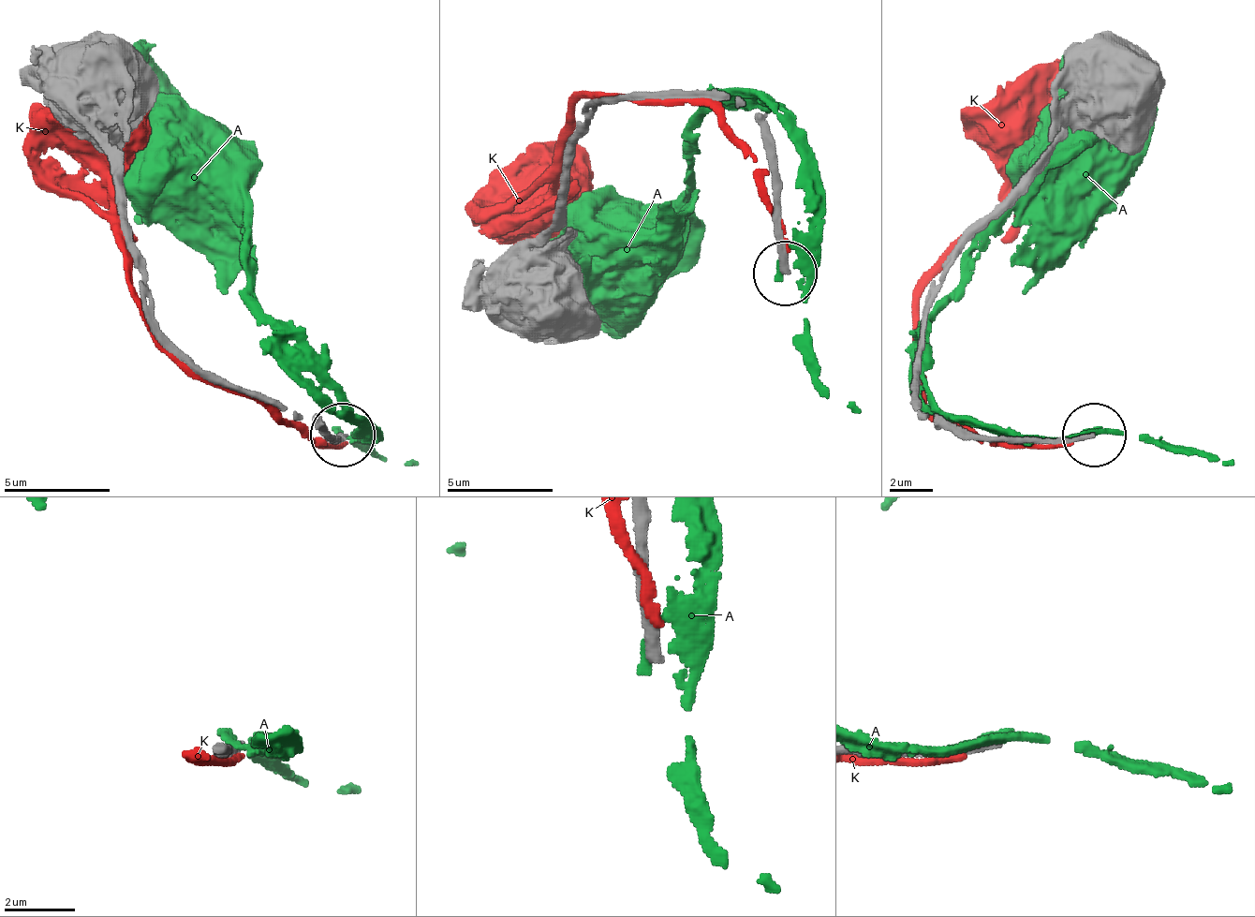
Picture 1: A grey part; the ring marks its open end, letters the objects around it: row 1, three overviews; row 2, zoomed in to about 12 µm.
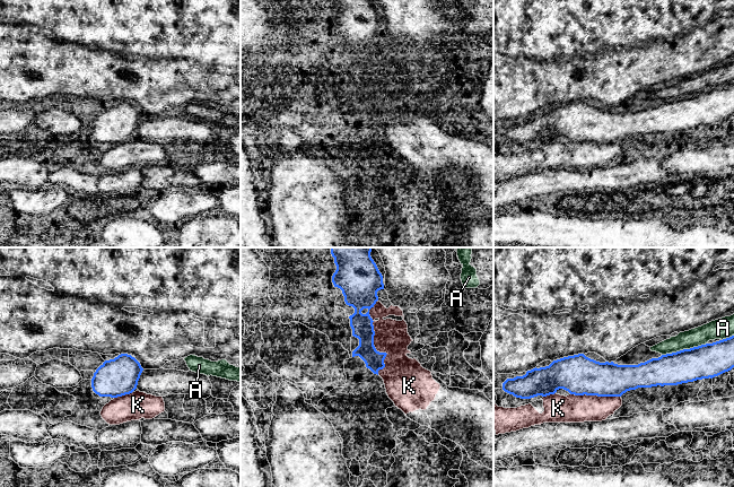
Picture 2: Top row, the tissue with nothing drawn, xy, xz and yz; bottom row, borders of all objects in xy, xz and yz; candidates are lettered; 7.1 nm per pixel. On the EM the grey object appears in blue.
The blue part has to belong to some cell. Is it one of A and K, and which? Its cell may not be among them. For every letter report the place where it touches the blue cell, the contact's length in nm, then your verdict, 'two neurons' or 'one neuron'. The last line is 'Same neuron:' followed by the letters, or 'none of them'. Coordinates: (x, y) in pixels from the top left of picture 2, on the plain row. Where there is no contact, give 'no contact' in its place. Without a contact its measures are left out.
A: yz (683, 96) | 340 nm | two neurons
K: xz (373, 87) | 550 nm | two neurons
Same neuron: none of them

